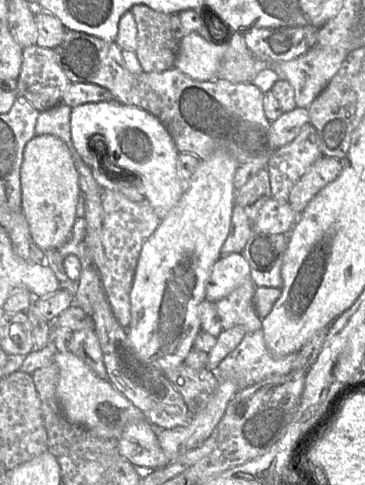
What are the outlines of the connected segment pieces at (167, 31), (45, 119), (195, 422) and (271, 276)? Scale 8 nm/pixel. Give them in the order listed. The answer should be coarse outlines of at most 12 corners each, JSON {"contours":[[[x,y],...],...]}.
{"contours":[[[138,4],[135,54],[144,72],[174,67],[171,16]],[[63,102],[40,112],[35,135],[51,134],[72,151],[70,115]],[[219,381],[211,401],[187,425],[157,429],[169,462],[200,446],[239,388]],[[252,232],[242,255],[256,288],[282,288],[288,235]]]}

